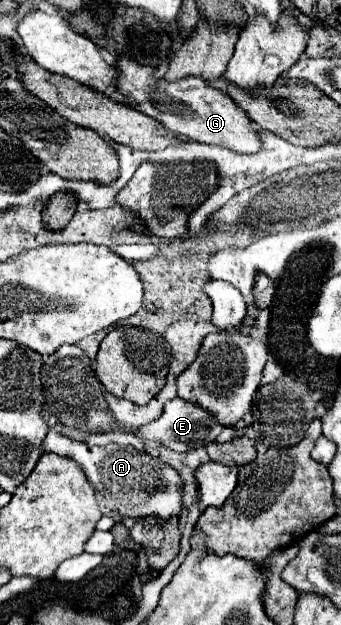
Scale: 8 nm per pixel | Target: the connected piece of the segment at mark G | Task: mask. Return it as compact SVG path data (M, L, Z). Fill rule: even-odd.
M128 56L116 58L116 70L118 76L114 86L124 96L124 102L158 120L172 134L186 136L194 142L224 146L240 154L254 154L260 150L260 140L252 130L248 116L232 102L226 92L210 86L204 78L188 76L168 82L164 78L156 78L156 72L150 66L138 64Z

